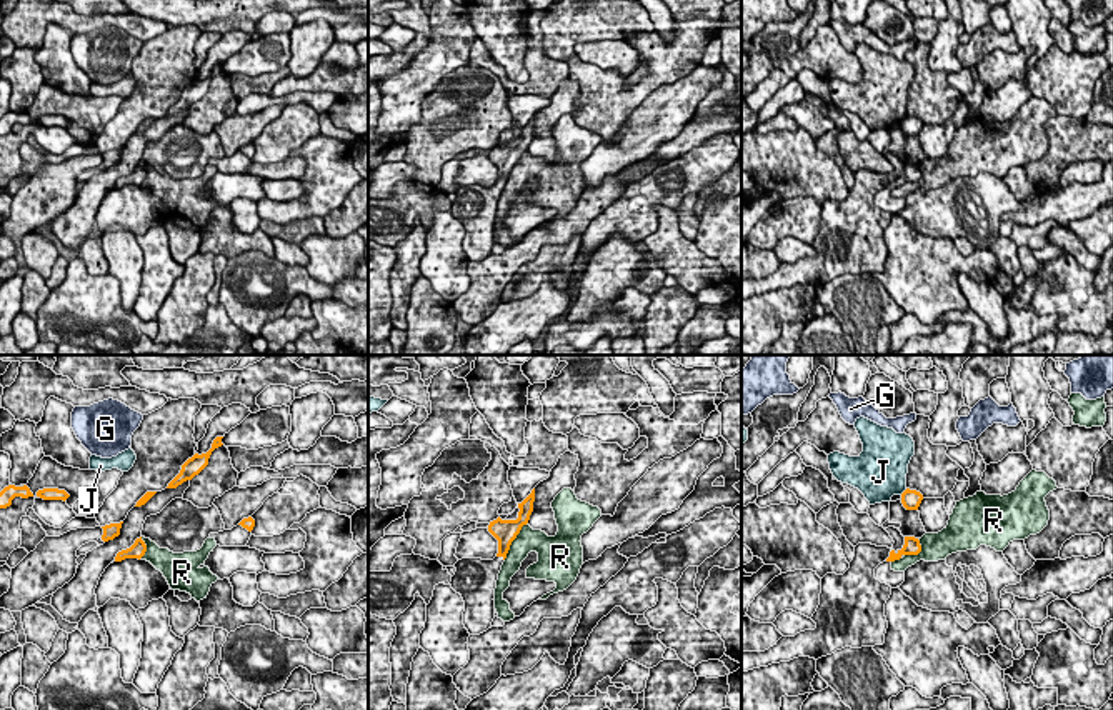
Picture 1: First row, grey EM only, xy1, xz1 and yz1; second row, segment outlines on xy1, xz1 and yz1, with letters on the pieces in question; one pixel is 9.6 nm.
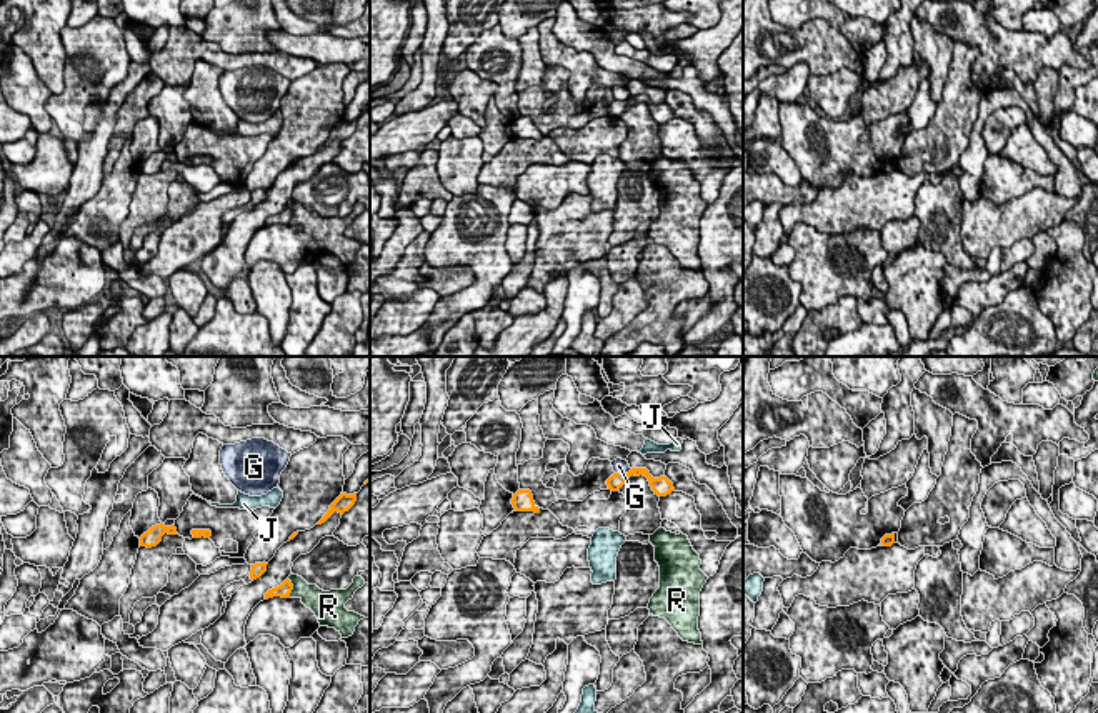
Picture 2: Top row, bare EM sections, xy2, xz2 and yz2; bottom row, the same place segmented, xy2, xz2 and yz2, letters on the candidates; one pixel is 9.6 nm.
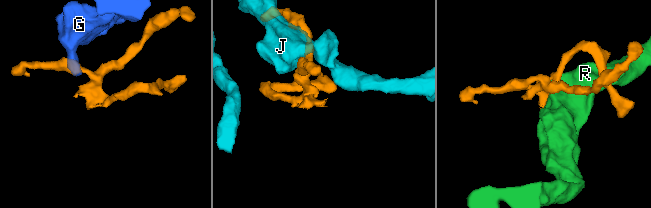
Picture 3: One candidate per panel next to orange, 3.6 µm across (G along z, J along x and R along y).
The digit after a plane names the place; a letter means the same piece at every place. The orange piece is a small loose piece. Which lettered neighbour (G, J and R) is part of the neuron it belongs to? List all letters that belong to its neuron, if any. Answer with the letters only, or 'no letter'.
no letter

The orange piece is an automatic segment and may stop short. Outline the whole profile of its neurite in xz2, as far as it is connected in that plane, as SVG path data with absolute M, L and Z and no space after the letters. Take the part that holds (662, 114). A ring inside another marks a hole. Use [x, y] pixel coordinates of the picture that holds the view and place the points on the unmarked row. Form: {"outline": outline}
{"outline": "M631 95L628 100L613 100L606 107L608 117L618 118L626 110L626 107L631 102L635 102L635 103L640 103L640 102L646 103L648 108L650 108L651 117L658 123L666 123L671 118L675 118L673 110L666 103L653 105L646 95Z"}

